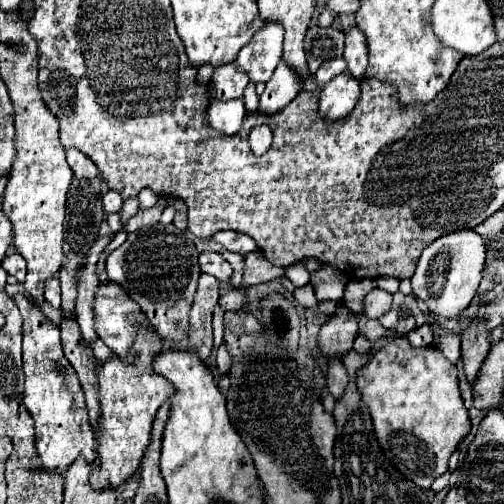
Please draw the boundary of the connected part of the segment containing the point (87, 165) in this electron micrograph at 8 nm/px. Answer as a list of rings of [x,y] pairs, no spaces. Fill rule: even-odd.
[[[68,149],[66,157],[70,169],[78,179],[94,179],[98,175],[98,167],[80,149]]]

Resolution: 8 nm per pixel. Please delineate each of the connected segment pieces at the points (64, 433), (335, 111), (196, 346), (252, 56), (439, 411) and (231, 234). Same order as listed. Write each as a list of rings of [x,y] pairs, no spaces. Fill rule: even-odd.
[[[16,293],[14,301],[24,317],[24,405],[36,423],[36,449],[44,471],[64,475],[64,471],[80,455],[96,467],[100,463],[96,435],[86,413],[84,391],[72,365],[68,365],[68,359],[64,359],[60,349],[60,331],[32,301],[28,301],[26,295]]]
[[[348,71],[330,79],[320,91],[320,115],[328,121],[346,117],[360,99],[360,81]]]
[[[202,273],[190,311],[190,349],[208,361],[212,351],[212,311],[220,299],[216,277]]]
[[[266,21],[266,25],[254,33],[248,45],[240,49],[236,63],[248,71],[250,81],[260,83],[268,81],[282,59],[282,41],[284,29],[276,21]]]
[[[406,337],[392,339],[358,371],[358,391],[368,405],[384,455],[422,489],[448,471],[448,459],[470,433],[468,409],[458,391],[458,369],[436,347],[416,349]]]
[[[224,231],[224,233],[216,233],[214,241],[218,241],[220,245],[224,245],[228,251],[232,253],[240,253],[240,255],[246,255],[250,251],[256,251],[258,245],[252,237],[244,235],[244,233],[238,233],[238,231]]]

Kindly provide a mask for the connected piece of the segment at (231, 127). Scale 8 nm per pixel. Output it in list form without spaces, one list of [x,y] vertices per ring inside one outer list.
[[[232,99],[232,101],[214,101],[208,109],[208,123],[222,131],[222,133],[238,133],[242,119],[246,115],[244,99]]]

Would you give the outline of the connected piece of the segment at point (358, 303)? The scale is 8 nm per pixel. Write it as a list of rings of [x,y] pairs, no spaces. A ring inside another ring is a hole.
[[[360,279],[360,281],[350,281],[348,289],[344,291],[344,305],[352,309],[356,315],[362,315],[362,305],[364,305],[364,295],[376,287],[376,279]]]

